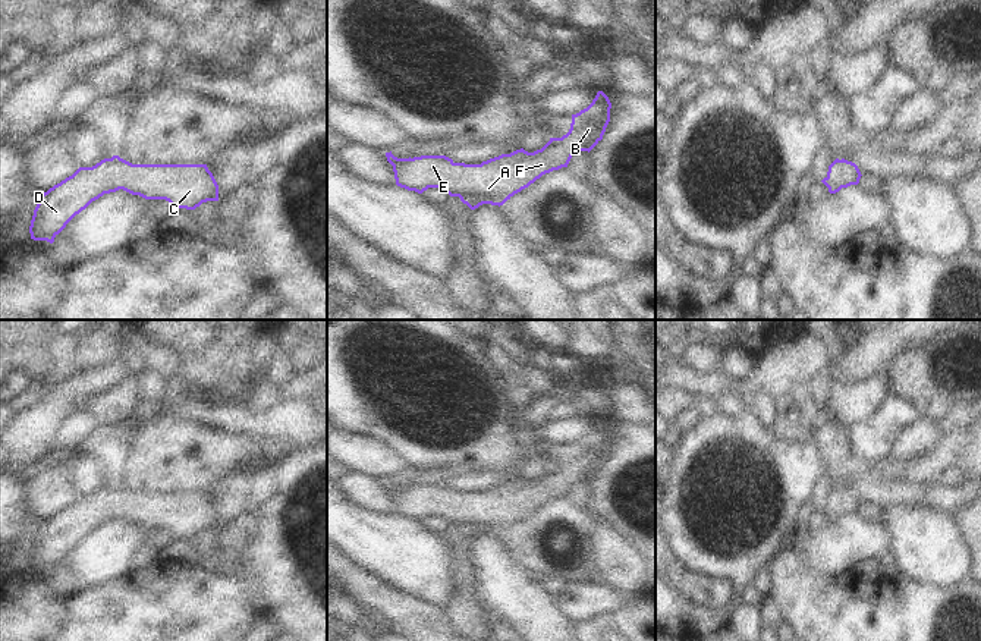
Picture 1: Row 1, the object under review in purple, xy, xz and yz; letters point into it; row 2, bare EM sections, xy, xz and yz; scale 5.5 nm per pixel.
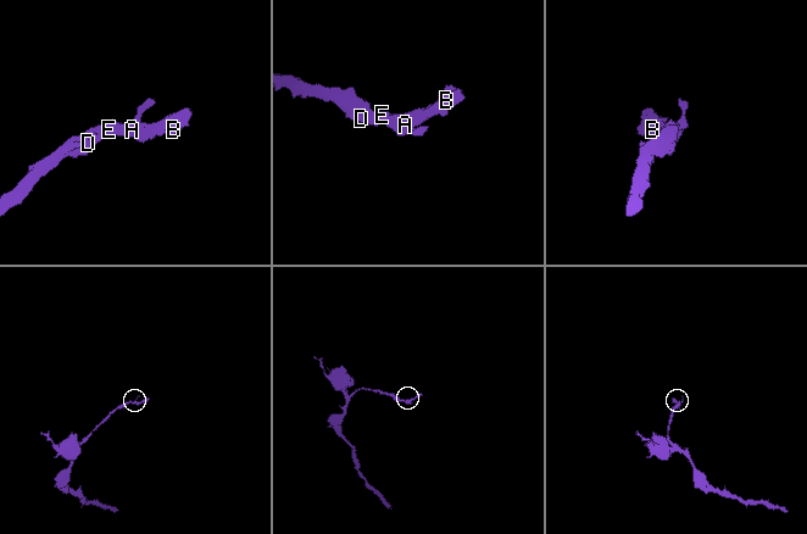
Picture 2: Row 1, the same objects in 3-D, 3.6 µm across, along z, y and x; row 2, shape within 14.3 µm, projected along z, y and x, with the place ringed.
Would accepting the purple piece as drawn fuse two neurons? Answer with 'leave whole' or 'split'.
leave whole

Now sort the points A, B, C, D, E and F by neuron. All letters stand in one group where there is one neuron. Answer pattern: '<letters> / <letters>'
A B C D E F

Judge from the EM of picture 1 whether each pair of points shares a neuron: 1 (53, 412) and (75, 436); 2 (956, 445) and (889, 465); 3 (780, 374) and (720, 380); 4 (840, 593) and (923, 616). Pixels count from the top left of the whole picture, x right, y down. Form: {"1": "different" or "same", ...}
{"1": "different", "2": "same", "3": "same", "4": "same"}

